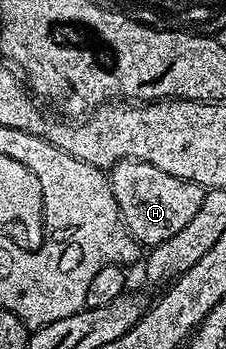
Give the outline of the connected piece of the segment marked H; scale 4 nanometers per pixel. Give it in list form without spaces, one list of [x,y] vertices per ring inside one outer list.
[[[121,160],[109,169],[108,175],[122,221],[142,246],[157,246],[180,234],[196,218],[196,210],[200,210],[207,193],[196,182],[181,180],[145,162]]]

